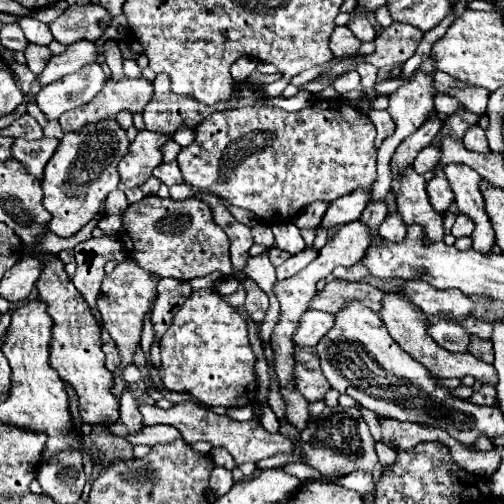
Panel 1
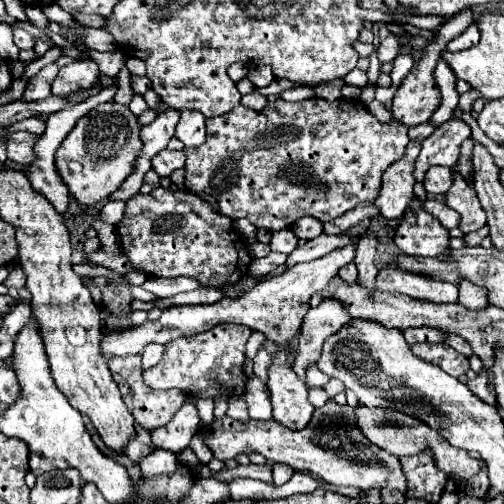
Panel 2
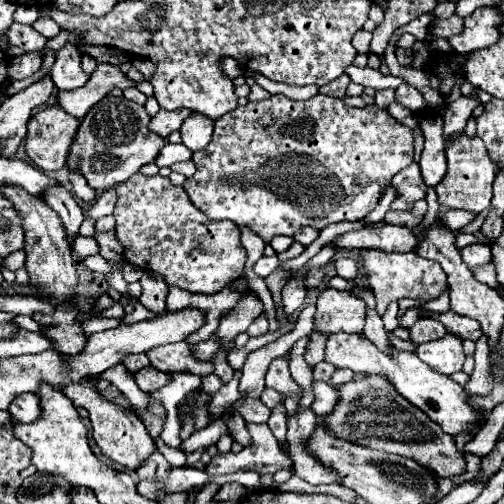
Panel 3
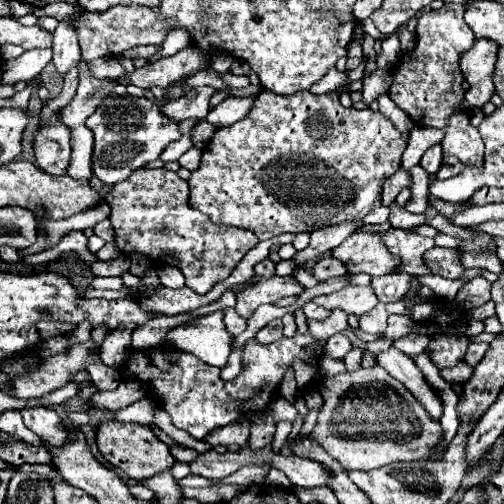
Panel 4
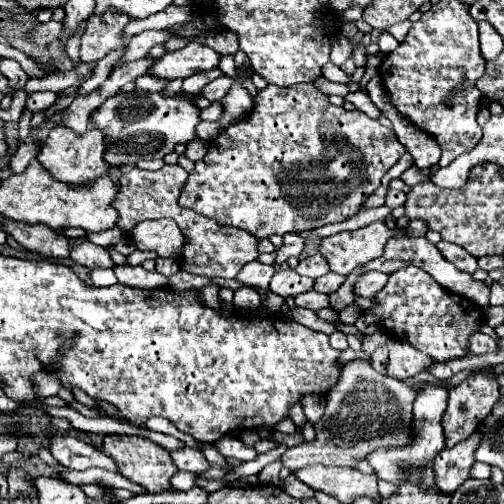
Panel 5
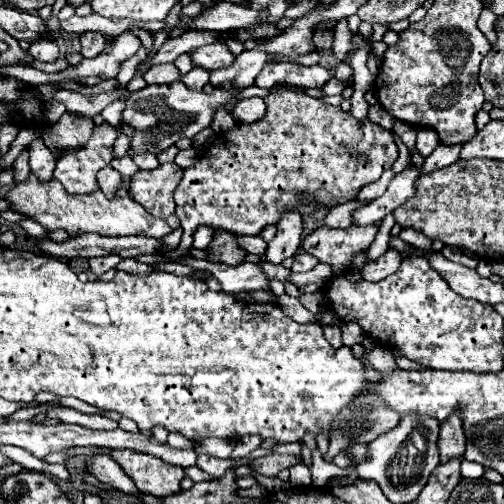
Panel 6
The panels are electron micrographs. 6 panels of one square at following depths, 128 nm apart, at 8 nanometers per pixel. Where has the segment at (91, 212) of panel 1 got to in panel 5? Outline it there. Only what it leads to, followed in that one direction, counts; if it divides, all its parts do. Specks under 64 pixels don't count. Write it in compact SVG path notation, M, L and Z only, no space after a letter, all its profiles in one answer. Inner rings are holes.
M138 88L134 92L122 92L108 98L92 114L92 120L96 128L108 132L112 138L112 146L104 154L104 160L110 166L136 164L142 158L162 158L172 152L176 144L188 144L194 140L196 126L202 122L200 108L186 92L164 96L160 92L146 92Z

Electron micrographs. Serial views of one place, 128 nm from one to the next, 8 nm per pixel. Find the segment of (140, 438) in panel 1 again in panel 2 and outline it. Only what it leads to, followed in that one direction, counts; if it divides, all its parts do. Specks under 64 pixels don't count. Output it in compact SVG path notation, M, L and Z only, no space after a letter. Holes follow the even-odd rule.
M186 398L182 408L174 414L174 418L166 426L152 430L150 436L152 436L156 448L180 452L180 450L188 448L192 436L198 430L198 424L200 424L198 408L190 402L190 398Z

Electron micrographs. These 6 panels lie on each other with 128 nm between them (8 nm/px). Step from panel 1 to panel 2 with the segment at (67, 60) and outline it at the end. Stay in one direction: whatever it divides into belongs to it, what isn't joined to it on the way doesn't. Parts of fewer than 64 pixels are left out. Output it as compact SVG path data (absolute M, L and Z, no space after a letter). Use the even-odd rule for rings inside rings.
M48 64L46 68L42 68L26 86L26 92L24 92L24 100L42 100L50 94L50 84L52 80L56 78L58 74L58 66L56 64Z

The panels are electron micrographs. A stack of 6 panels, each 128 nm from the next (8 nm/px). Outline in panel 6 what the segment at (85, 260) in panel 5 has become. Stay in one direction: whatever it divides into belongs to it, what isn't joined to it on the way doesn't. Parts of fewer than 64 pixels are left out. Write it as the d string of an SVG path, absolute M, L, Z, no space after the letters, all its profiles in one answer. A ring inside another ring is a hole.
M98 256L98 258L92 258L92 260L88 260L88 264L90 264L90 270L92 270L92 274L96 276L96 278L100 278L104 272L108 272L110 268L114 268L116 264L120 262L120 256Z

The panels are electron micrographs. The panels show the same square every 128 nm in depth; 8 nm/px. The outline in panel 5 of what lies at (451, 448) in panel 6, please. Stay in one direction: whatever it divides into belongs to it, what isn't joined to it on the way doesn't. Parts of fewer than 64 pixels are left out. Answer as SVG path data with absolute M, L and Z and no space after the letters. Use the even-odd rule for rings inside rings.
M482 372L466 378L460 386L450 388L450 396L448 396L448 408L444 412L442 418L442 428L444 428L444 436L446 436L446 446L452 448L458 442L466 440L468 436L472 436L472 432L478 428L478 422L482 418L488 416L488 412L492 410L492 406L496 404L496 400L500 398L498 392L498 382L496 376L484 376Z

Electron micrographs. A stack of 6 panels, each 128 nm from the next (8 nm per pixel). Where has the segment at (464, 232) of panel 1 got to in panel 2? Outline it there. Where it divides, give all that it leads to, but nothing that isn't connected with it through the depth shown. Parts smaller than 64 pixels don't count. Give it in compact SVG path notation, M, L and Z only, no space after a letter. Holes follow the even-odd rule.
M452 170L452 176L454 182L452 188L444 194L444 204L462 216L460 228L466 234L480 230L486 224L486 212L484 208L480 208L480 200L476 196L474 184L468 184L464 176L456 176L456 170Z

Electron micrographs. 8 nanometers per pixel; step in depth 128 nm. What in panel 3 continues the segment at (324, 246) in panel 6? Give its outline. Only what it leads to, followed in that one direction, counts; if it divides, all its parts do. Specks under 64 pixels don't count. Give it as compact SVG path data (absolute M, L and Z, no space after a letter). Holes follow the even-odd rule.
M360 250L360 268L364 268L364 278L368 280L370 288L374 290L374 296L378 298L376 312L382 316L388 302L400 300L400 298L422 298L432 300L440 296L440 292L446 286L446 276L440 264L434 260L426 260L422 256L416 256L414 252L408 254L388 254L380 250Z

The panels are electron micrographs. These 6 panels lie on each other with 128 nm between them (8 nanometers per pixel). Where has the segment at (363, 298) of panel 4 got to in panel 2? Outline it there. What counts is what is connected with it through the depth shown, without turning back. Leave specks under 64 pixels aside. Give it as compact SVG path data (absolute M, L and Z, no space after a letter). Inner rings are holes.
M326 296L318 308L310 308L300 328L300 352L296 352L294 372L304 374L306 368L316 364L326 338L336 334L348 320L352 320L352 316L344 312L344 304L330 296Z

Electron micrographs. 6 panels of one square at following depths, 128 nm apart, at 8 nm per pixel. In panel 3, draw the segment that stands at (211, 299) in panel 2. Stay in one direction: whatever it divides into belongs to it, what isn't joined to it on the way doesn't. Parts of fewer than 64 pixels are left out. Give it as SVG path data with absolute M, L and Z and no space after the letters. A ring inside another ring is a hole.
M90 318L86 320L86 324L82 324L82 330L86 336L92 336L94 332L100 330L108 330L108 328L116 328L120 324L120 320L108 320L108 318Z

